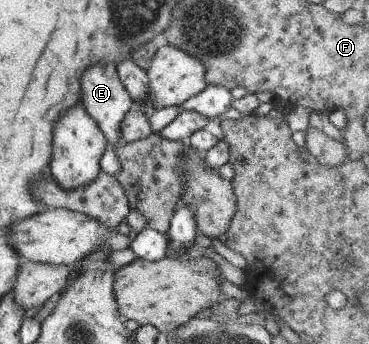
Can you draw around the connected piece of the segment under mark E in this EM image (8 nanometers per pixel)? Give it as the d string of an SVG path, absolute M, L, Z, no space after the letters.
M101 61L99 65L93 65L93 67L85 69L85 73L81 77L81 99L79 102L87 111L87 115L95 121L99 131L103 133L108 146L114 148L118 145L121 121L123 121L127 111L133 107L134 101L129 97L129 94L119 81L116 66L113 63Z

